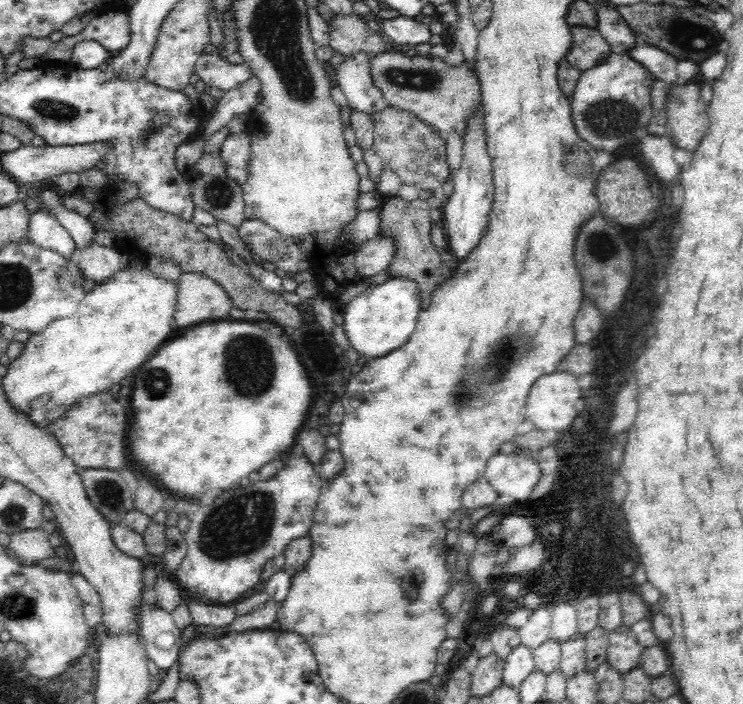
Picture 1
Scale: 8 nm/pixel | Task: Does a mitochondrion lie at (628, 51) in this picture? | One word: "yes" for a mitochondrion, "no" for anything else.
no

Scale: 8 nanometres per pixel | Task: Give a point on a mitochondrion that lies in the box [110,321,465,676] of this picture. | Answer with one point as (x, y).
(240, 524)

